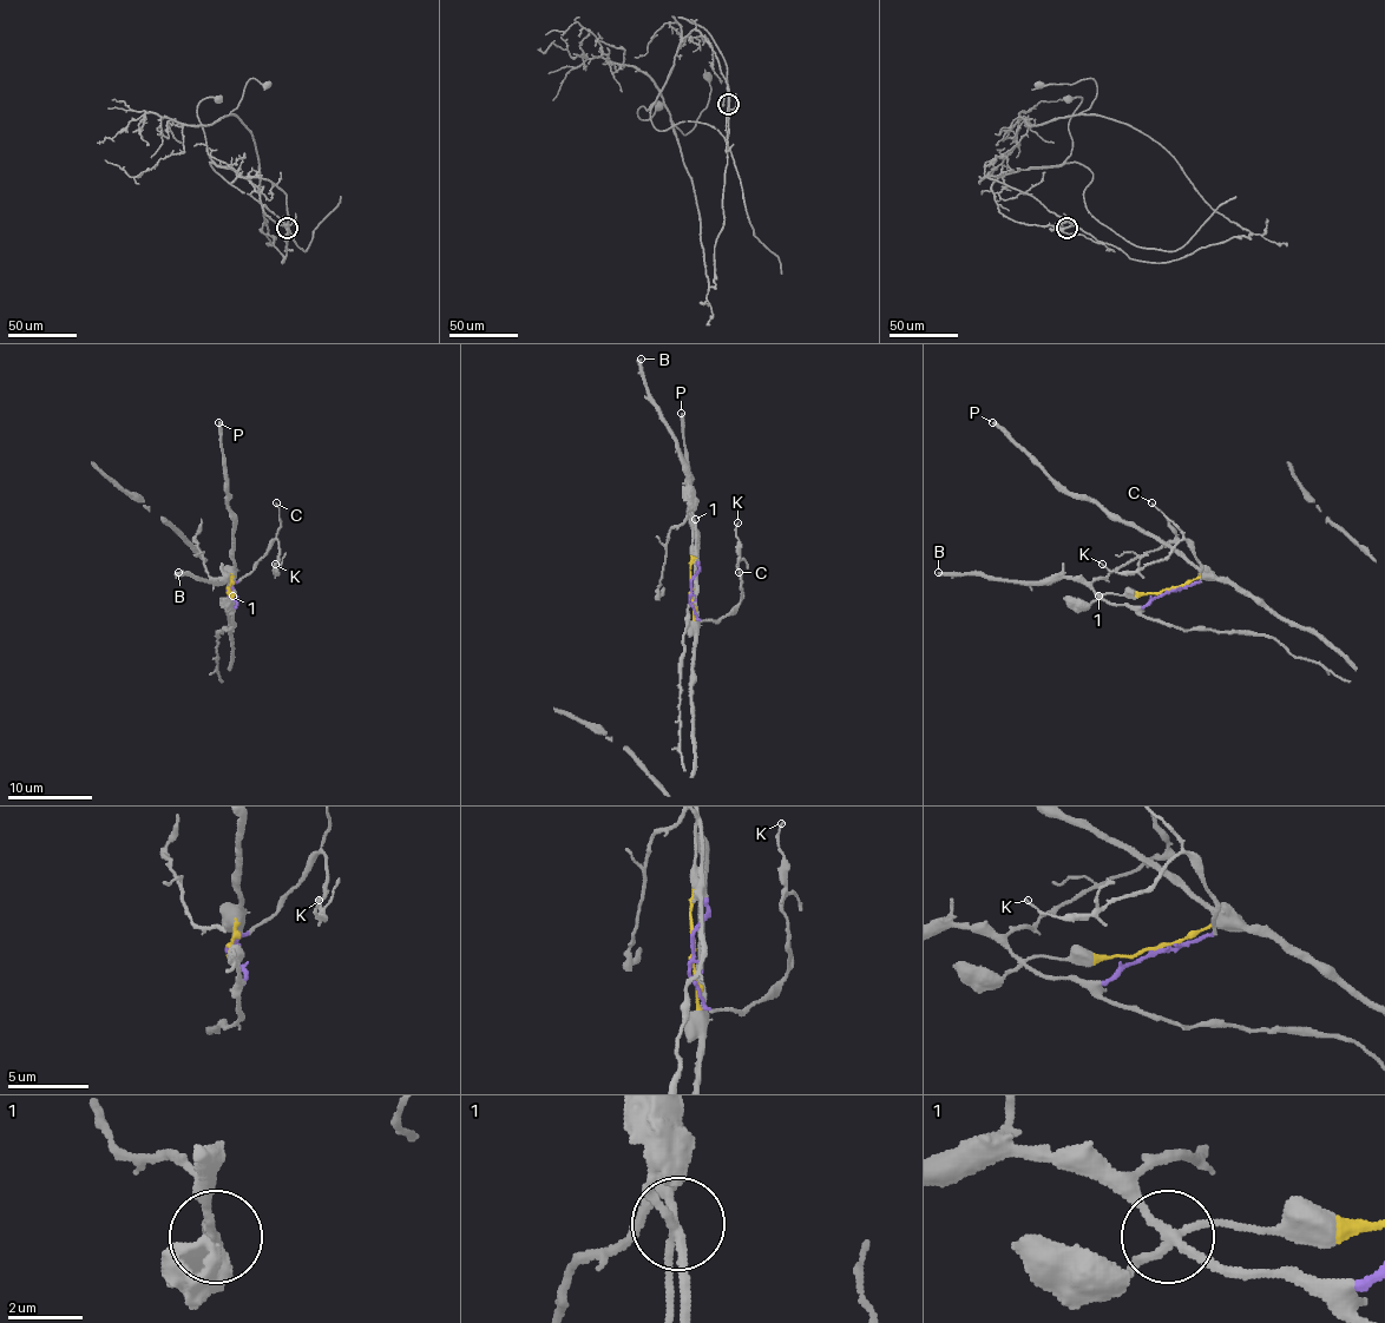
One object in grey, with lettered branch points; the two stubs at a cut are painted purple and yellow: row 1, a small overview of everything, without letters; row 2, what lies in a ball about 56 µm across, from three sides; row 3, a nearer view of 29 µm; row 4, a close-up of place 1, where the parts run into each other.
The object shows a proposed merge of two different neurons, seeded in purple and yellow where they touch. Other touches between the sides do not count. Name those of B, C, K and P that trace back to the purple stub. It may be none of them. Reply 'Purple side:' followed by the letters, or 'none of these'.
Purple side: B, C, K

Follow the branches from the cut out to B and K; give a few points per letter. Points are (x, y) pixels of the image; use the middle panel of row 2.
B: (691, 590), (697, 565), (687, 463), (647, 387), (641, 357)
K: (691, 590), (694, 611), (700, 619), (719, 621), (737, 605), (742, 584), (737, 566), (737, 522)

